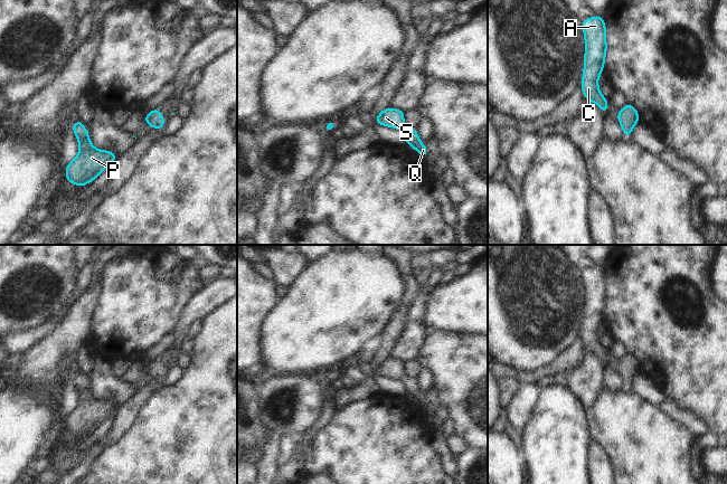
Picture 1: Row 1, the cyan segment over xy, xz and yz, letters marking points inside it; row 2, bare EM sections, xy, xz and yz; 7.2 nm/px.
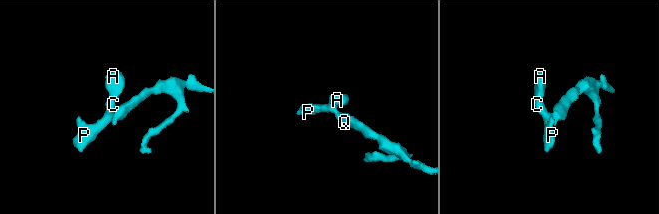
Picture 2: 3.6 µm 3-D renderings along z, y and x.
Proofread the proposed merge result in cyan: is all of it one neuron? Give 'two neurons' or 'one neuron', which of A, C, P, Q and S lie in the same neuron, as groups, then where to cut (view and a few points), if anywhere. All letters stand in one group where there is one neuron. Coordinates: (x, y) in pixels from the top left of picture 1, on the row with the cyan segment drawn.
one neuron; A C P Q S; no cut

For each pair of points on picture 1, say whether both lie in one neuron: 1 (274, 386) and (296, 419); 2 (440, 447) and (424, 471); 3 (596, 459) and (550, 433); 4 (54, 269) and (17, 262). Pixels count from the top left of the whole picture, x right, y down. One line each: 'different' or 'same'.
1: same
2: different
3: different
4: same

